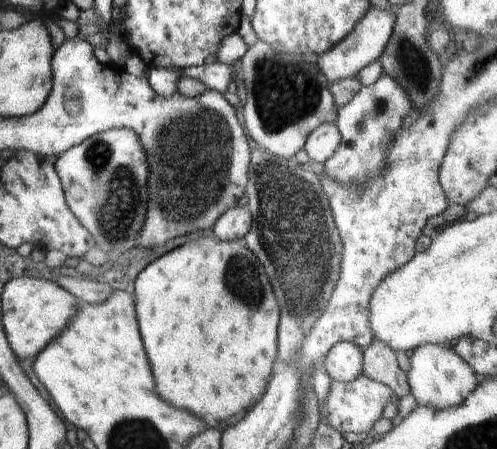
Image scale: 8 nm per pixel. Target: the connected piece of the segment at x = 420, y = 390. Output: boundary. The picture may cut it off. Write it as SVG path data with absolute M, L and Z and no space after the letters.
M427 342L417 346L408 354L410 369L407 378L409 390L416 400L416 406L430 406L434 410L446 410L460 406L478 386L476 373L466 360L454 350L439 342Z

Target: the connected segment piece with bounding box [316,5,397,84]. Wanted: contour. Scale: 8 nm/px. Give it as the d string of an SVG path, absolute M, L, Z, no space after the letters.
M371 5L370 10L366 12L366 16L356 24L354 30L345 39L319 56L316 64L322 70L322 76L326 76L328 84L356 77L362 68L382 55L390 36L392 36L396 9L380 10L380 8Z

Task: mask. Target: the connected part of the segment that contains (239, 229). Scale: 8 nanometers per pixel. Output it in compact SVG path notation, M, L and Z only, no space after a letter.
M238 204L228 208L216 222L213 232L219 240L243 242L243 238L250 231L252 218L244 204Z

